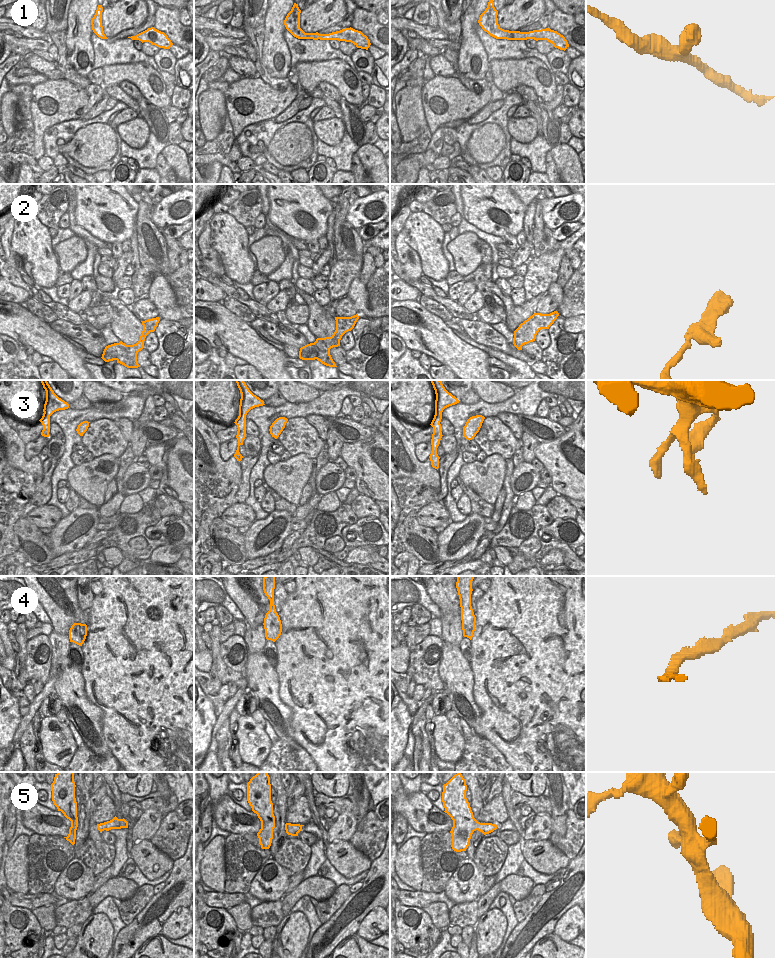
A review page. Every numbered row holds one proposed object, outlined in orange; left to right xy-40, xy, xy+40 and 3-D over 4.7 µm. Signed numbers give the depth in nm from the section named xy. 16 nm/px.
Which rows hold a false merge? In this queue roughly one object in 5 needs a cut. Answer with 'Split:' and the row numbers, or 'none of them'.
Split: none of them

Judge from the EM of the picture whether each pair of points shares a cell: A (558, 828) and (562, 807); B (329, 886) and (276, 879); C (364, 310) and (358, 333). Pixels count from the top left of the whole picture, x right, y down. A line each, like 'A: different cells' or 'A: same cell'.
A: same cell
B: different cells
C: different cells

